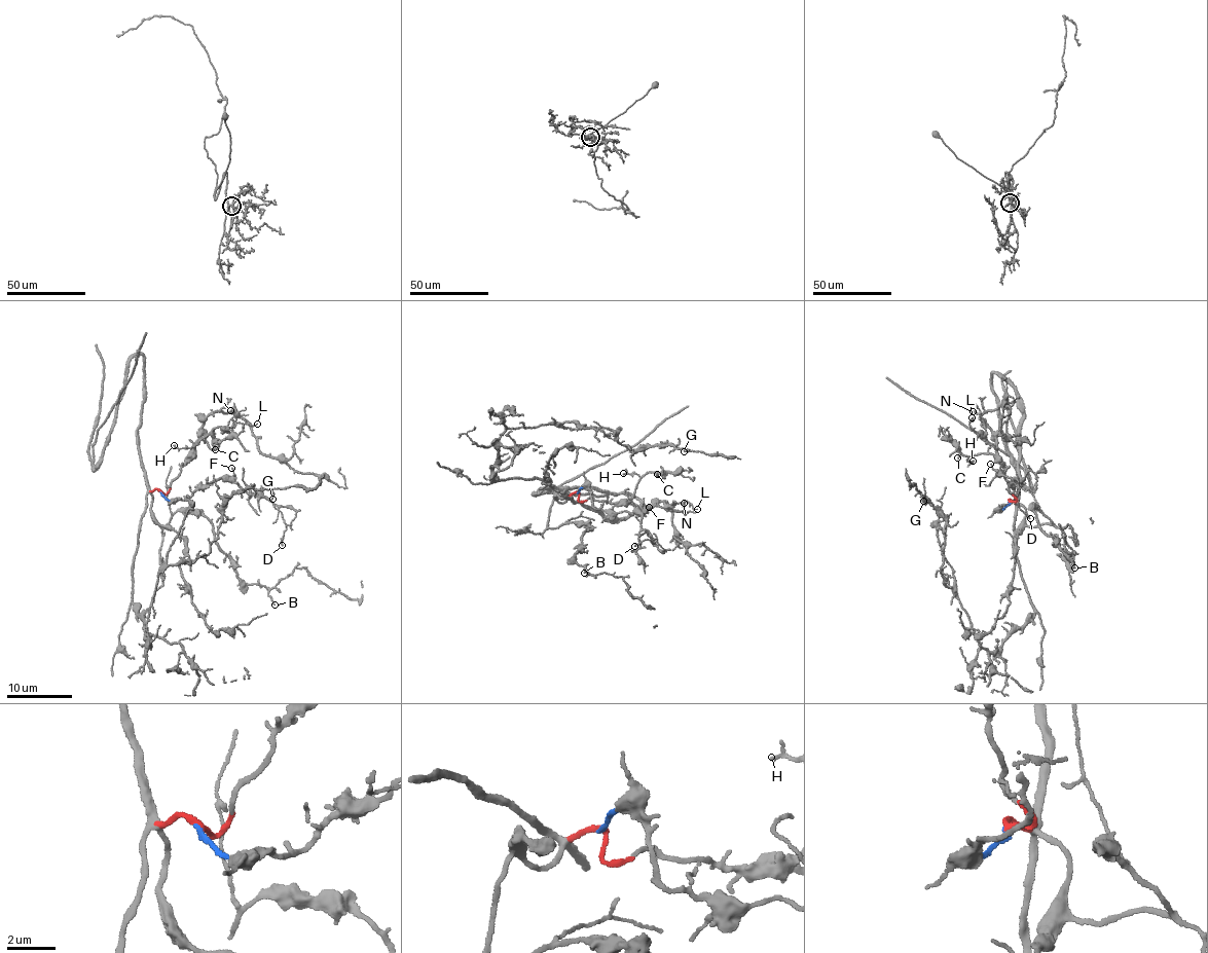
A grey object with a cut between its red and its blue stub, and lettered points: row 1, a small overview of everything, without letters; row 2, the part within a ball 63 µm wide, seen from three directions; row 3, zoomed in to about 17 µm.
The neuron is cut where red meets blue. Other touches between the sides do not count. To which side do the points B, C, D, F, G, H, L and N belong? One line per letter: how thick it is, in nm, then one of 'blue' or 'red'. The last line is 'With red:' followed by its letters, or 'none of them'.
B: calibre 110 nm; red
C: calibre 130 nm; red
D: calibre 130 nm; blue
F: calibre 100 nm; blue
G: calibre 110 nm; red
H: calibre 90 nm; red
L: calibre 110 nm; red
N: calibre 100 nm; red
With red: B, C, G, H, L, N

